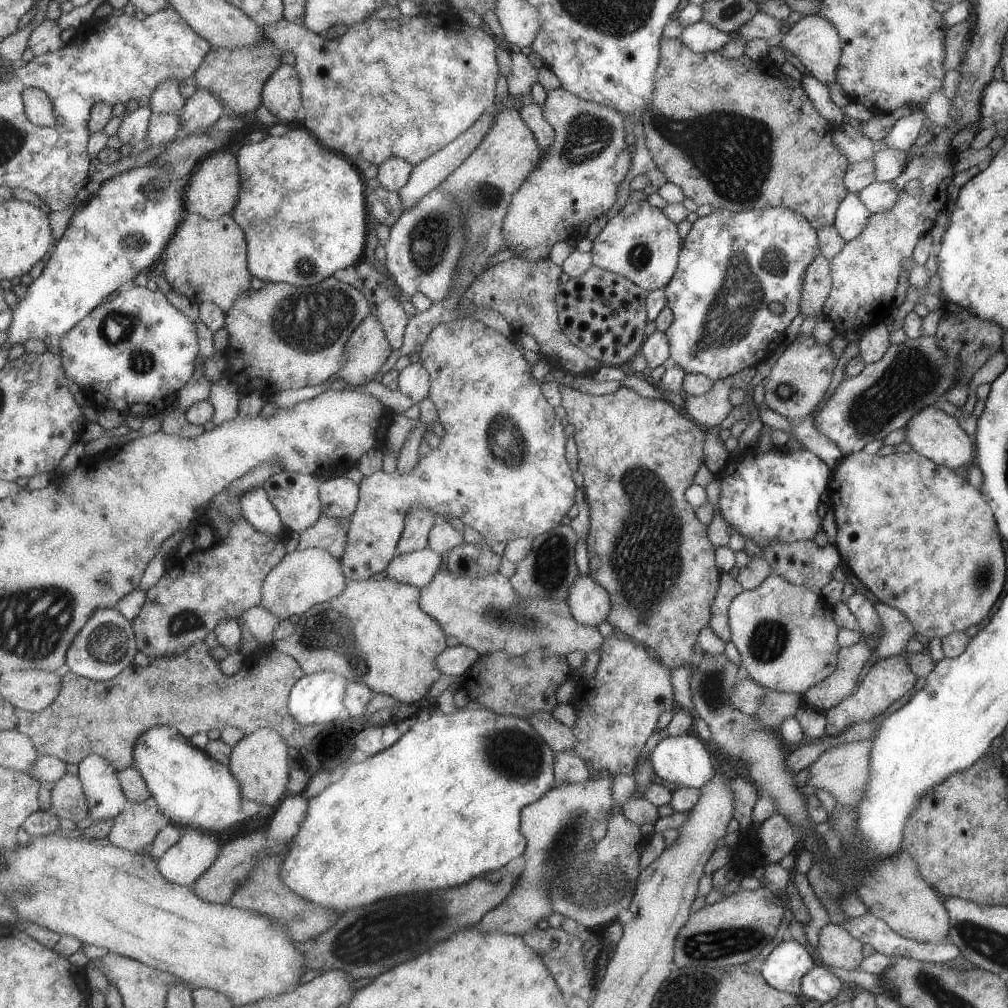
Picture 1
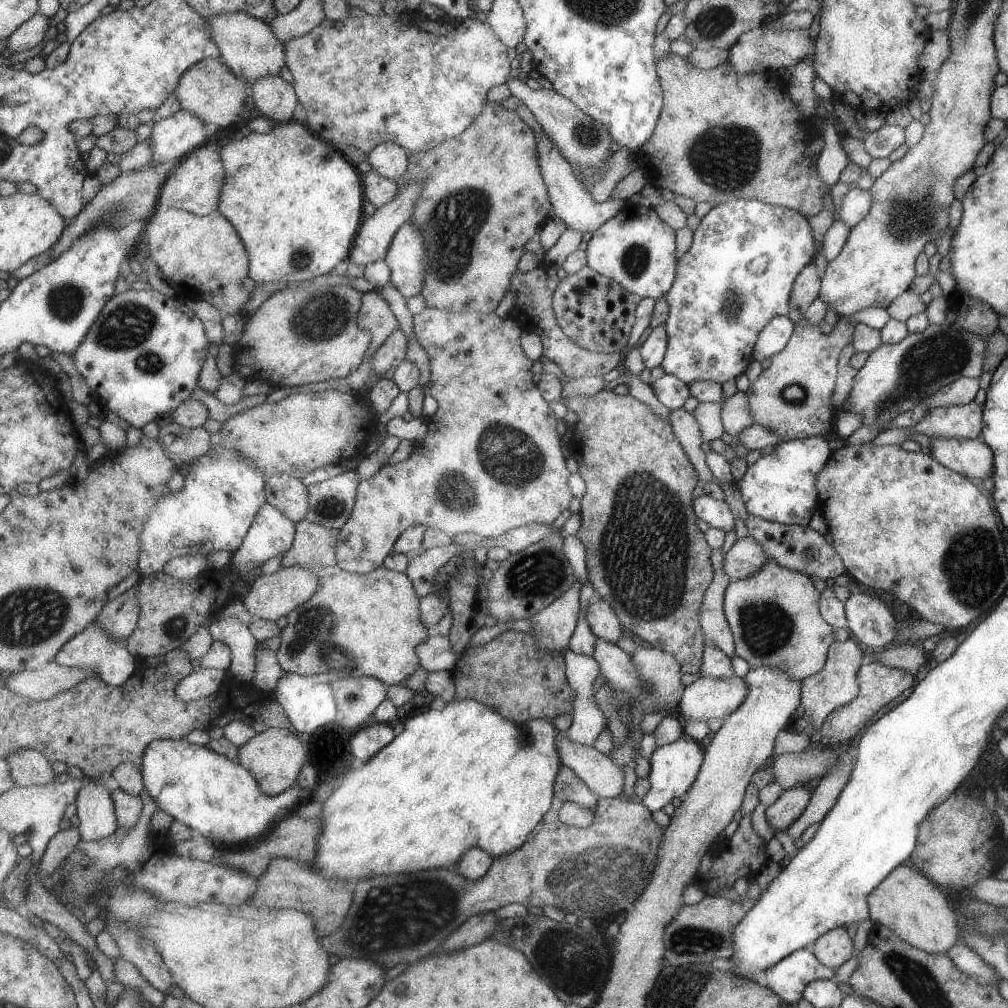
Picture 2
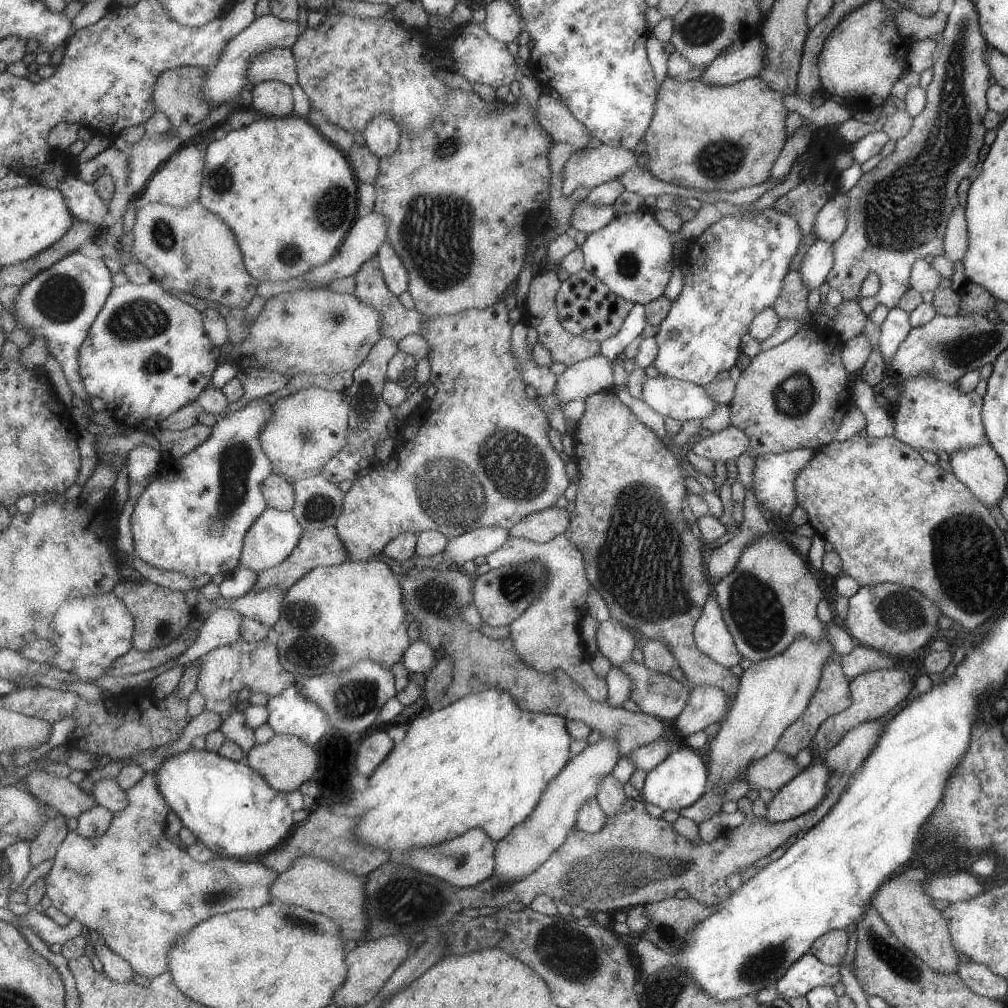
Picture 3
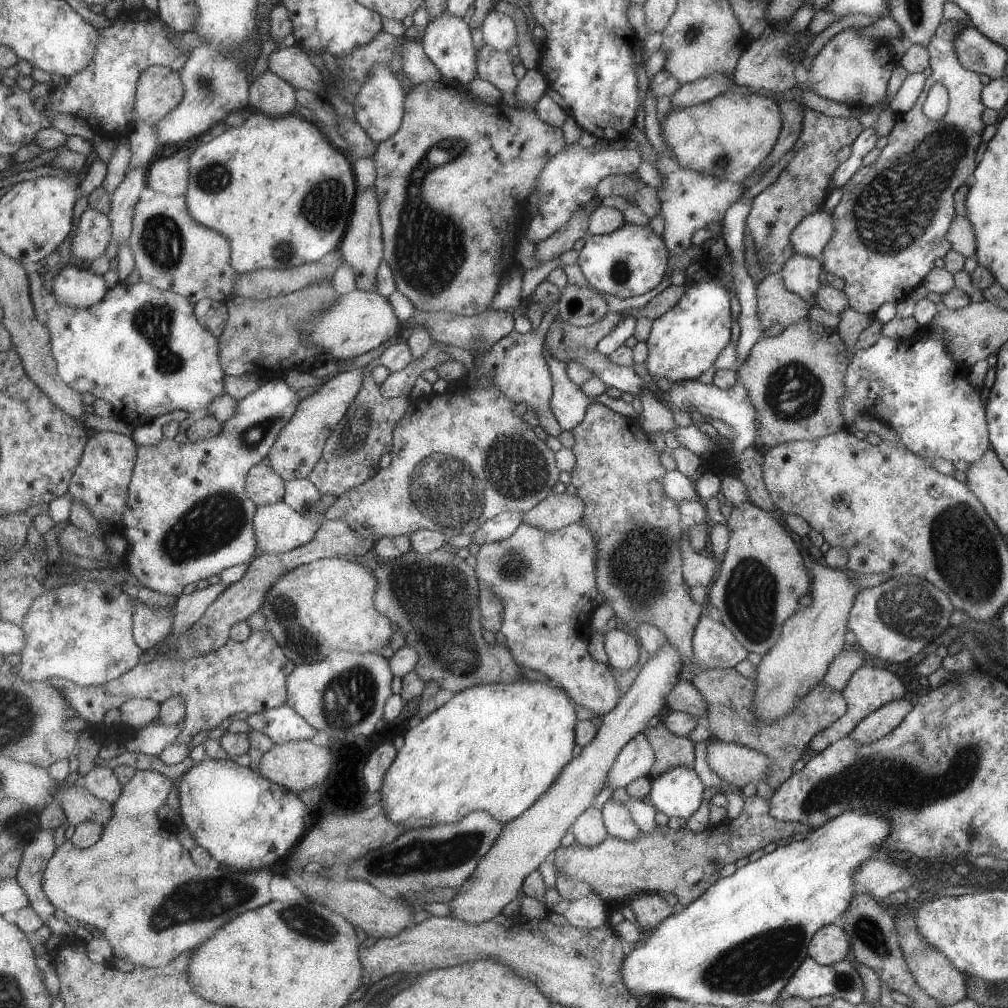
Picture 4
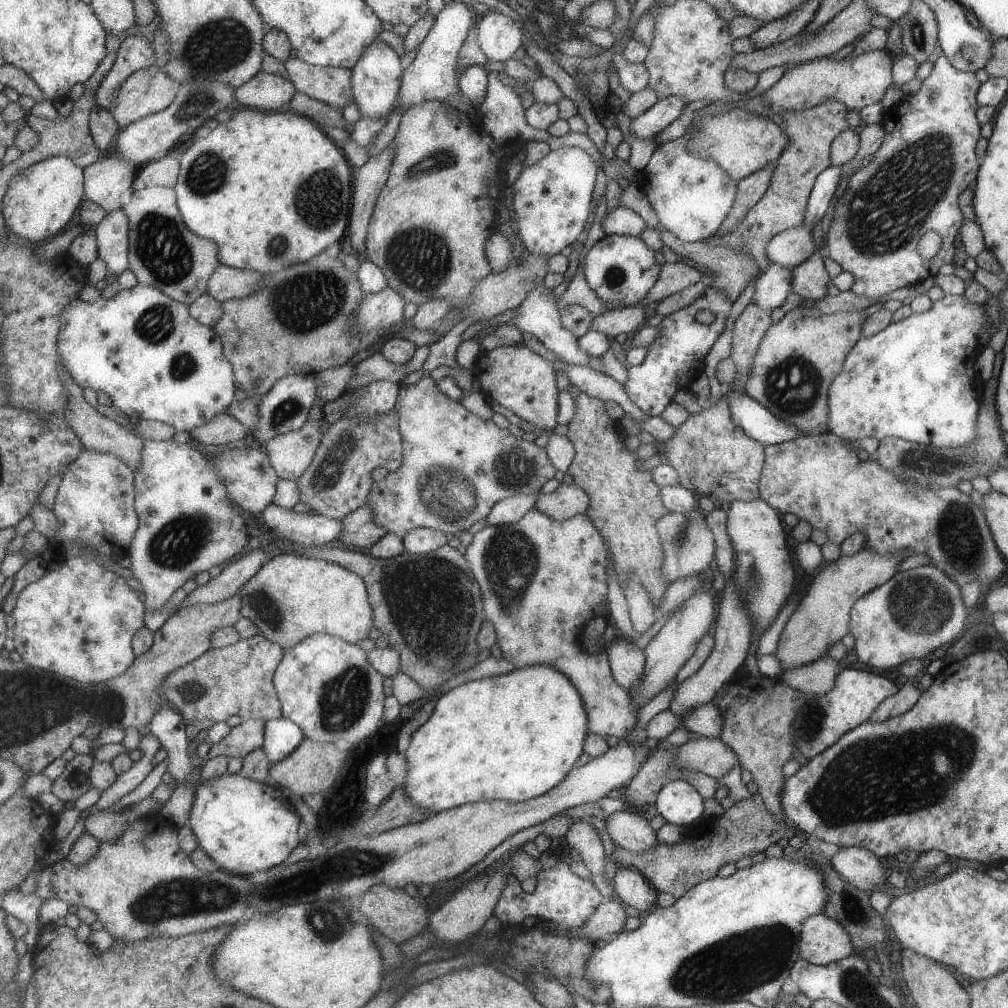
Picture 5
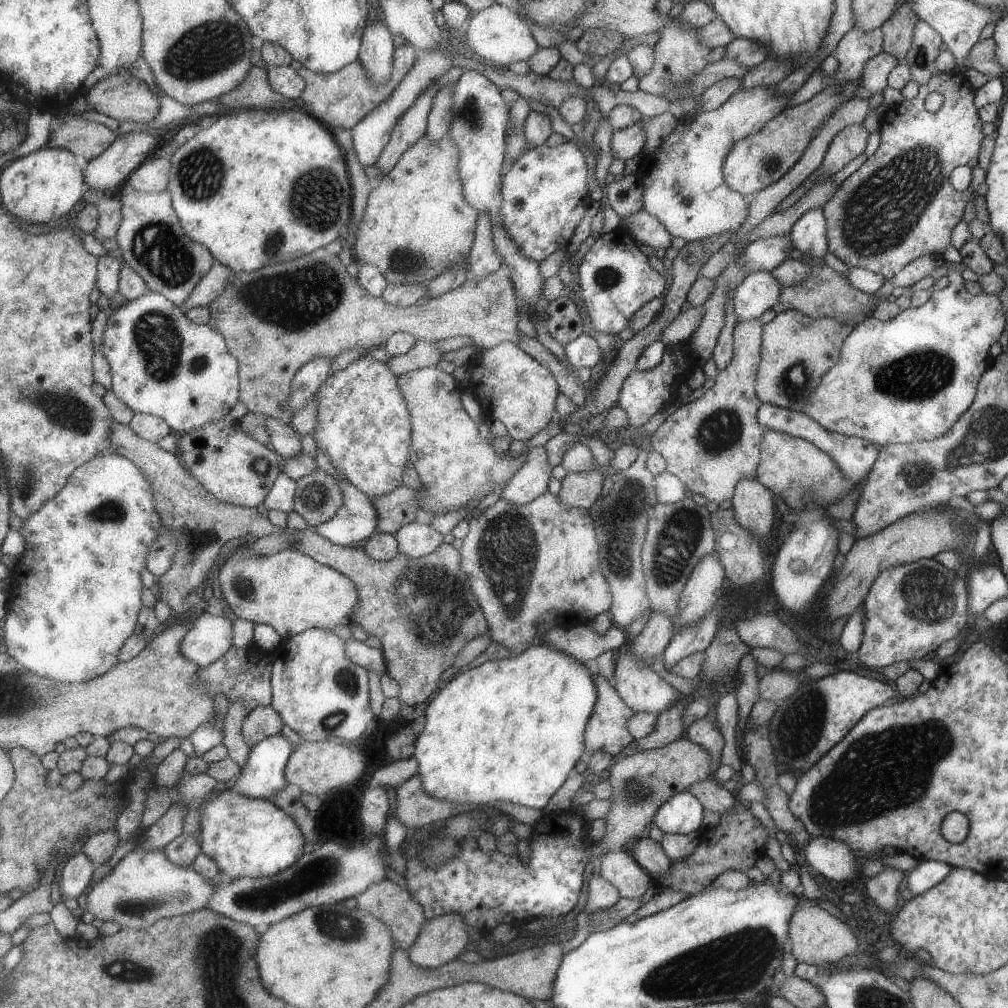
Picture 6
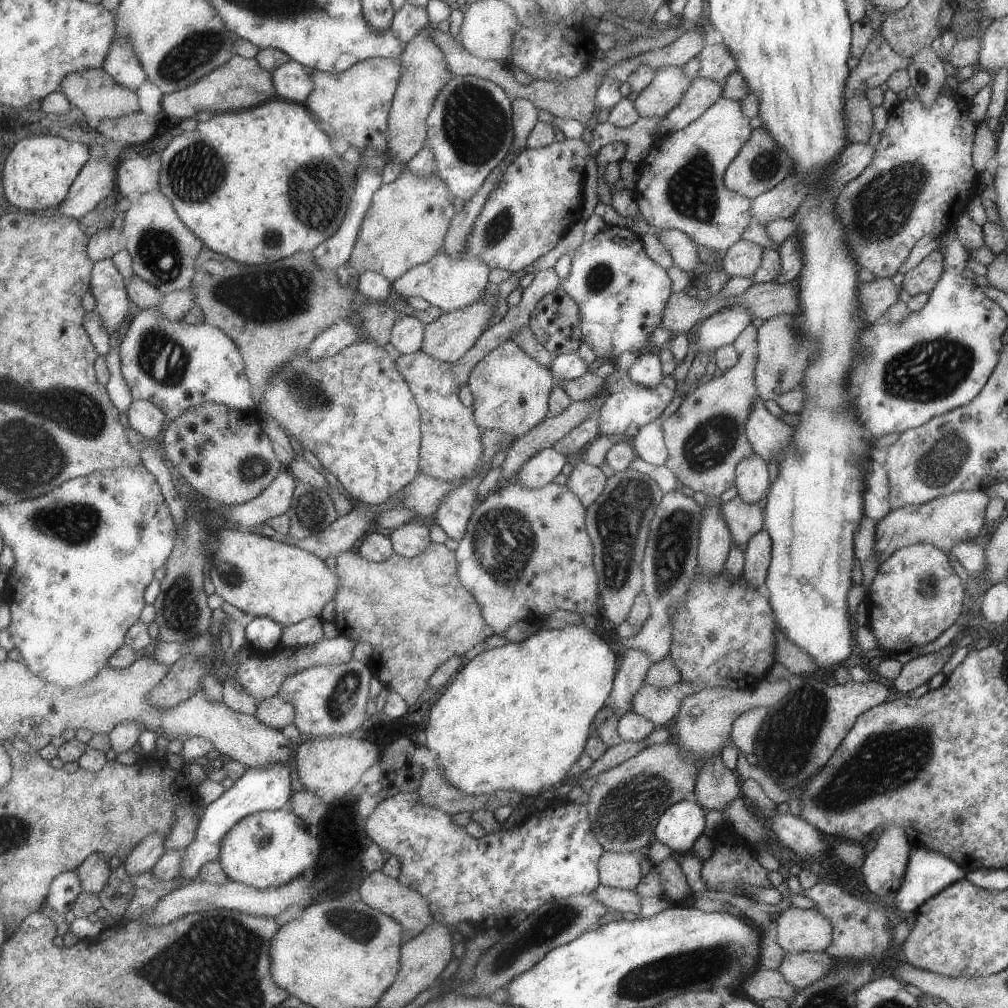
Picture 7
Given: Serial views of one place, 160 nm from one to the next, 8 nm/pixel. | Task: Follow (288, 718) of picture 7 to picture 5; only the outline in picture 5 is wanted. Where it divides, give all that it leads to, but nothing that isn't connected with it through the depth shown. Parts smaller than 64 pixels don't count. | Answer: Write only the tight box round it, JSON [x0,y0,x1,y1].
[207,719,265,759]

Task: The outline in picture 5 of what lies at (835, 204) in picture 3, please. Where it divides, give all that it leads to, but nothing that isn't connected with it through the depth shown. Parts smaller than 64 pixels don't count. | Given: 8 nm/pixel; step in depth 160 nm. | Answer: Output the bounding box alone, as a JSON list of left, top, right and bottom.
[765,227,815,269]

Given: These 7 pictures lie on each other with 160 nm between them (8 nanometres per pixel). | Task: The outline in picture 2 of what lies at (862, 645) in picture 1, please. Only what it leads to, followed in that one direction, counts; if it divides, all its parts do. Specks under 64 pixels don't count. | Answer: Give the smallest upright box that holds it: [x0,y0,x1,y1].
[788,638,864,739]

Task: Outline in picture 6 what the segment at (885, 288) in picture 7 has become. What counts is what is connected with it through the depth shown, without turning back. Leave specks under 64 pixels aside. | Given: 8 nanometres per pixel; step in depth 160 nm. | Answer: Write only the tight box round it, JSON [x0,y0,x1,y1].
[771,264,875,321]

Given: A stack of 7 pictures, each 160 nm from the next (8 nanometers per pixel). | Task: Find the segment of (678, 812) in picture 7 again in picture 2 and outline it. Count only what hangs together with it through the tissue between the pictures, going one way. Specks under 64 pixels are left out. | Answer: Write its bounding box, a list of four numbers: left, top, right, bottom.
[642,735,701,814]

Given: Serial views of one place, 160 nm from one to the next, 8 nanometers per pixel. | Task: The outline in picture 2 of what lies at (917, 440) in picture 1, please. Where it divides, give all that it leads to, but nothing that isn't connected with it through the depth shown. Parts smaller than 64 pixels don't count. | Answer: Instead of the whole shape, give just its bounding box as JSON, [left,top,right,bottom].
[927,436,992,478]

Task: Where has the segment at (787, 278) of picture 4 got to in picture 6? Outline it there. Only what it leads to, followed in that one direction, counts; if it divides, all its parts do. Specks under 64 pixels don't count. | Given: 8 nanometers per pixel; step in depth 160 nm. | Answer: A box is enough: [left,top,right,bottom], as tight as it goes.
[732,271,782,322]

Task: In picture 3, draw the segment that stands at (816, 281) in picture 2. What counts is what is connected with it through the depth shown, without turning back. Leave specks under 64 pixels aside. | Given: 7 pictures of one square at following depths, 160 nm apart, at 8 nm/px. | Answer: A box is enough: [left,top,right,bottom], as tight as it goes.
[771,270,813,322]

